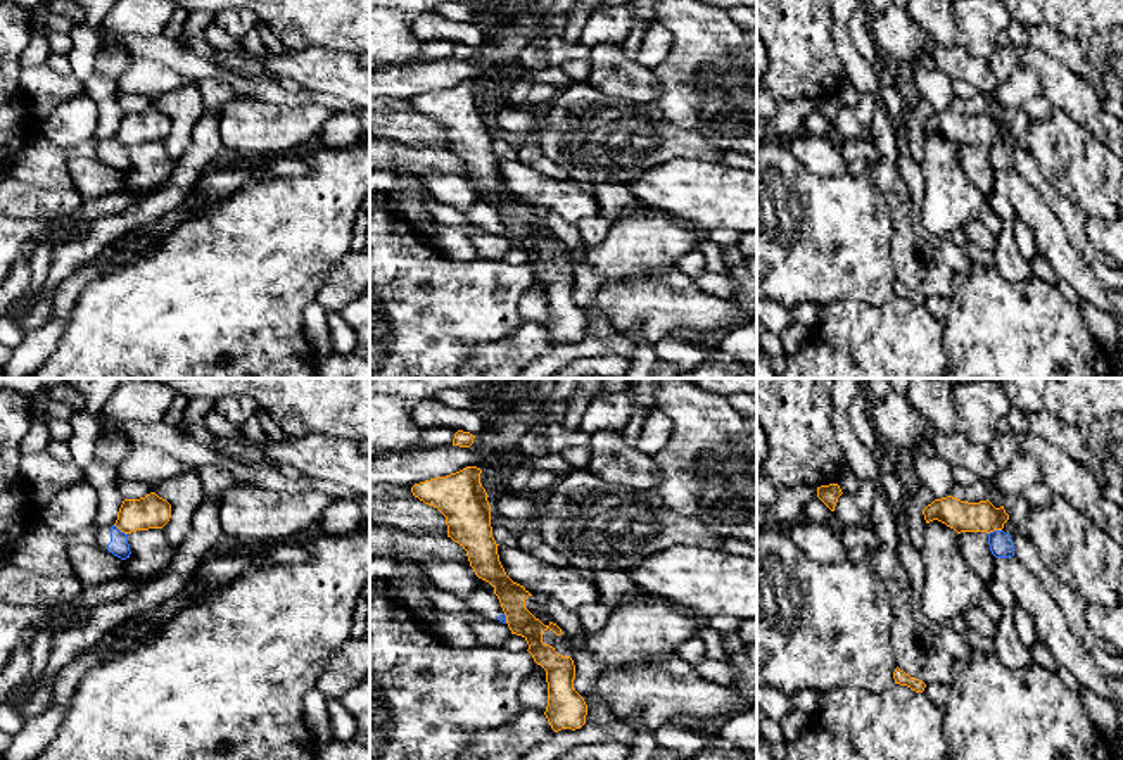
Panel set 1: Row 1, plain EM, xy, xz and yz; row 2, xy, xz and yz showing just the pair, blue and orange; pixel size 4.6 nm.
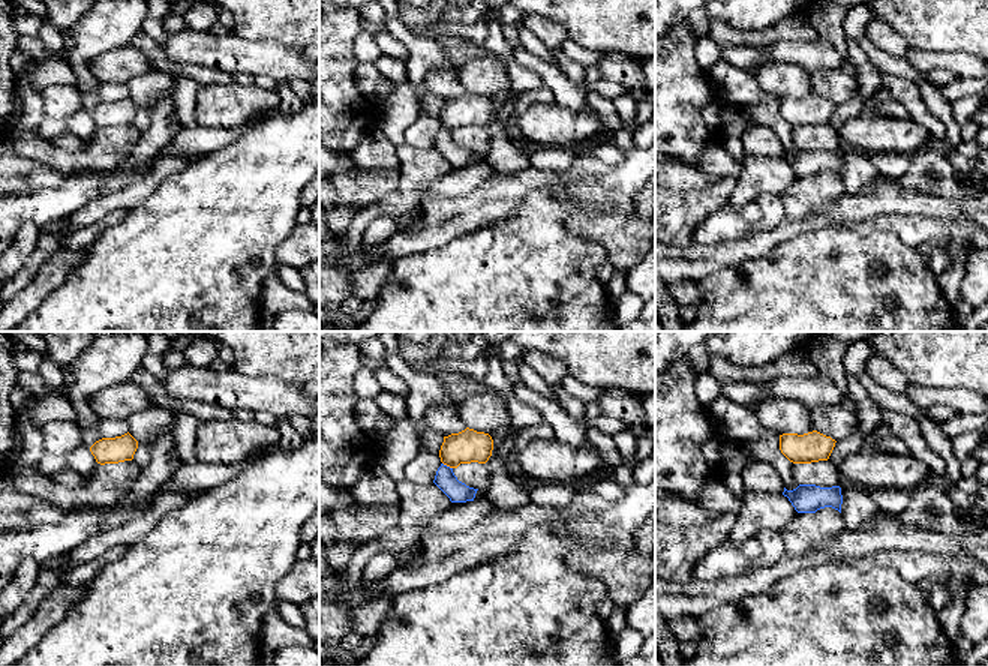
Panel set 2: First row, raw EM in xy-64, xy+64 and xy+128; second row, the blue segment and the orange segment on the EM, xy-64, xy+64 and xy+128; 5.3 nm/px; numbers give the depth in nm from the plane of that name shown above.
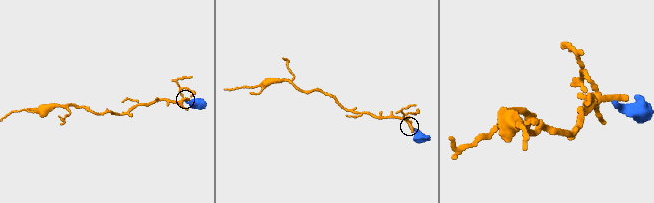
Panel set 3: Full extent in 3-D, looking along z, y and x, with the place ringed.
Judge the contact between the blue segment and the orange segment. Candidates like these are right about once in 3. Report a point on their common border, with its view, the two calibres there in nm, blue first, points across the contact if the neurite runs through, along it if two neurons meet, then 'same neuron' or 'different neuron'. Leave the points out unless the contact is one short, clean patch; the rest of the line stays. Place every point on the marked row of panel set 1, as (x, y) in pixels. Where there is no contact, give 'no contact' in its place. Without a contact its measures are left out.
meets blue in xy at (120, 531); 90 nm thick on the blue side, 160 nm on the other; border along xy (114, 524), (126, 534); different neuron

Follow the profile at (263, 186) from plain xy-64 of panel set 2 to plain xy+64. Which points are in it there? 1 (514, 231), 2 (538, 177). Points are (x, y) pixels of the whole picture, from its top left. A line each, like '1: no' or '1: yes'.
1: yes
2: no

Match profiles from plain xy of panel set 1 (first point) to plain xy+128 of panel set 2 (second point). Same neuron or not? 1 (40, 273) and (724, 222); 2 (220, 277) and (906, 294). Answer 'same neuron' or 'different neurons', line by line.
1: same neuron
2: same neuron

